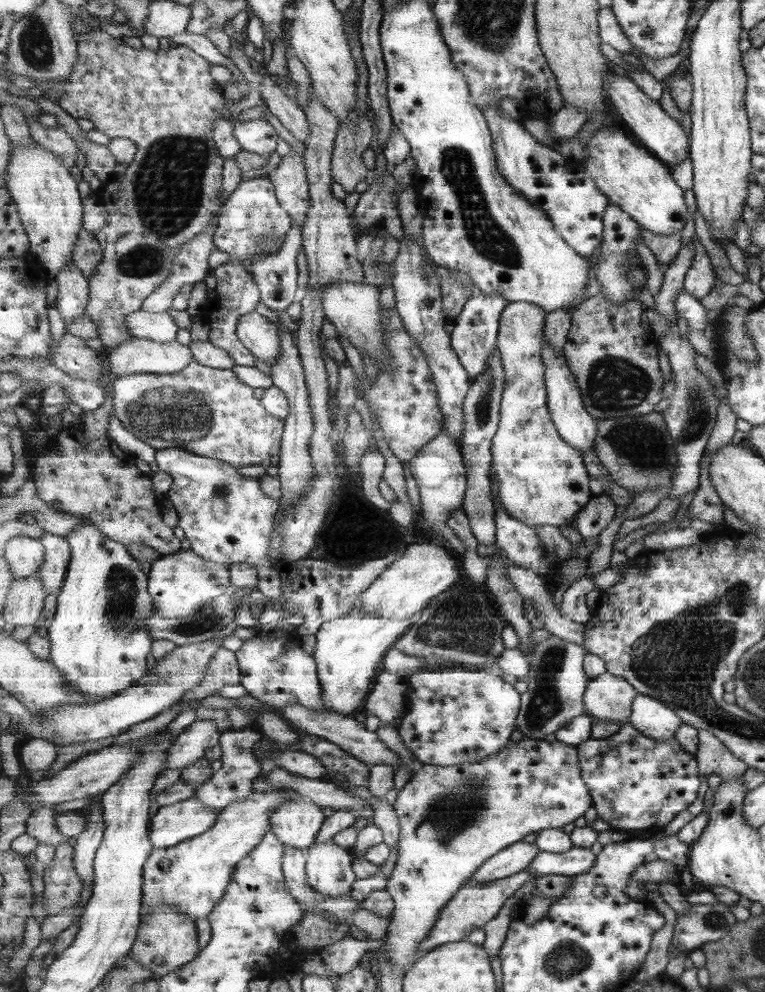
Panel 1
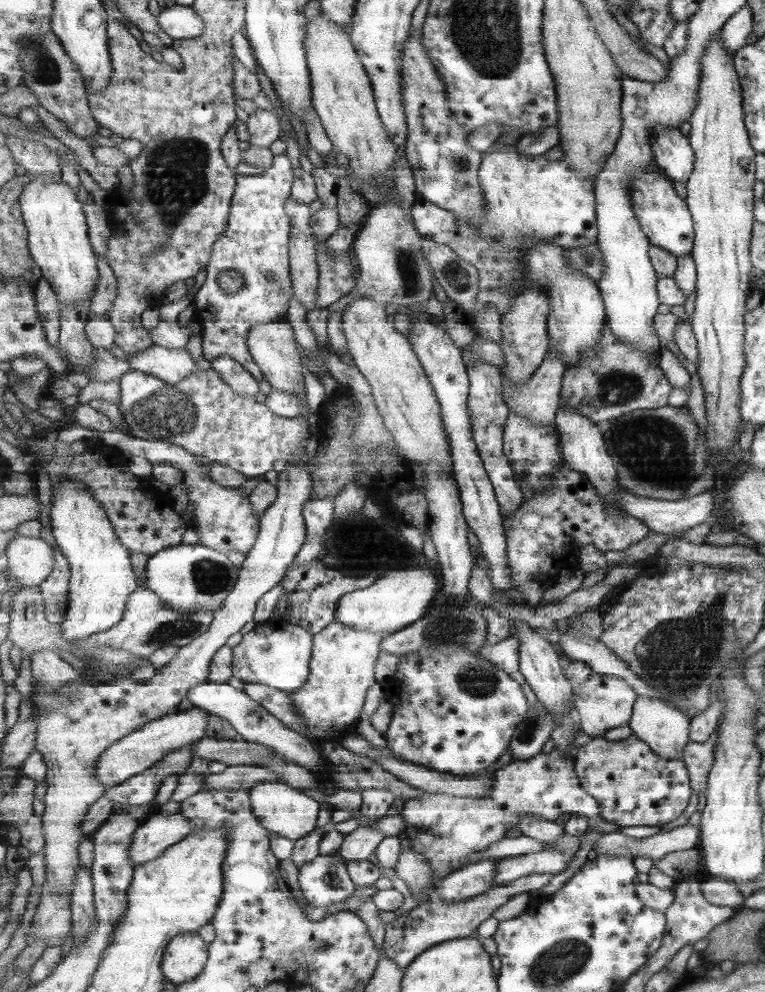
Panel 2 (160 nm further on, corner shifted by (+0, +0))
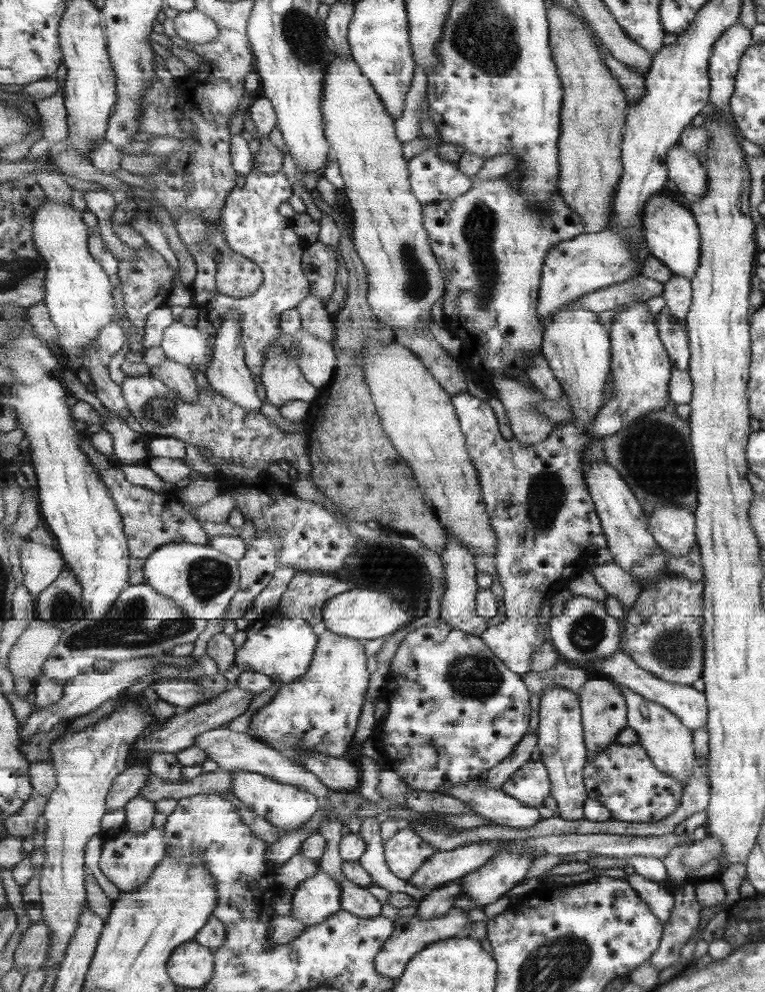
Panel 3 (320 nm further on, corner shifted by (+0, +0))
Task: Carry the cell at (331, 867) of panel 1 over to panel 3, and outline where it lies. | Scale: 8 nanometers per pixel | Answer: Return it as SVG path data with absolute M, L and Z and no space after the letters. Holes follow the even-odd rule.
M323 869L297 888L292 915L308 927L321 925L342 910L339 883Z

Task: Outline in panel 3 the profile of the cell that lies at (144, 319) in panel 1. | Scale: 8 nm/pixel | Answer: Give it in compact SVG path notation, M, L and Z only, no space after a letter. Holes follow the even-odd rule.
M175 321L164 330L161 346L167 359L200 365L215 359L214 350L209 348L209 336L195 326L185 326Z

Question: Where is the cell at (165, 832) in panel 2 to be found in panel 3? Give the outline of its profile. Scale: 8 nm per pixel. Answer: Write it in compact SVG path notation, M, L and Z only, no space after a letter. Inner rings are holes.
M165 827L137 834L125 832L104 841L99 859L100 870L112 881L120 894L131 893L143 886L166 857Z

